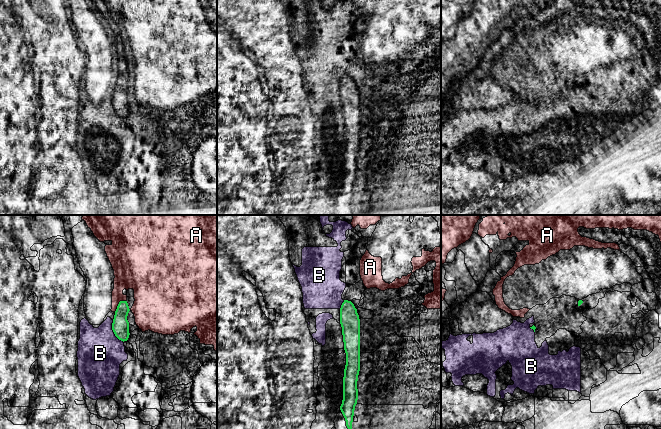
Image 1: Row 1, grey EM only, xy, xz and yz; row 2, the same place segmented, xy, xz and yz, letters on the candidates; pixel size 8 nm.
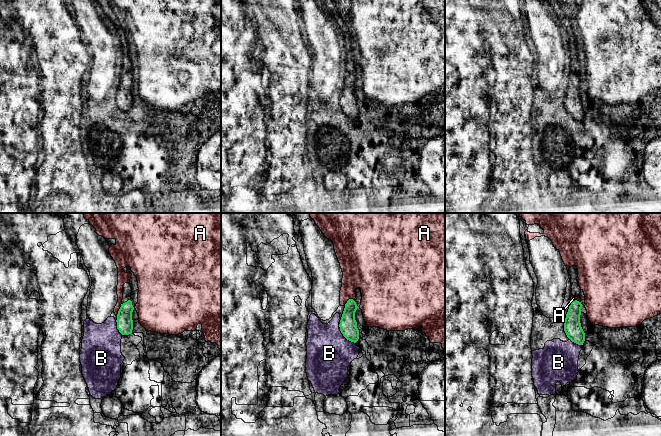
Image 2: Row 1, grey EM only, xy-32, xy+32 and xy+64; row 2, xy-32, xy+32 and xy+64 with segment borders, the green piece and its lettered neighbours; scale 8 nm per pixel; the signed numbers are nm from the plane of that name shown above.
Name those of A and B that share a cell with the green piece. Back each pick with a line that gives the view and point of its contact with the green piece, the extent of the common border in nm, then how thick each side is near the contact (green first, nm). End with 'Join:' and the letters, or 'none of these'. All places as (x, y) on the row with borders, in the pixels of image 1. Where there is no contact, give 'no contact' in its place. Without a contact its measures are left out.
Join: none of these

